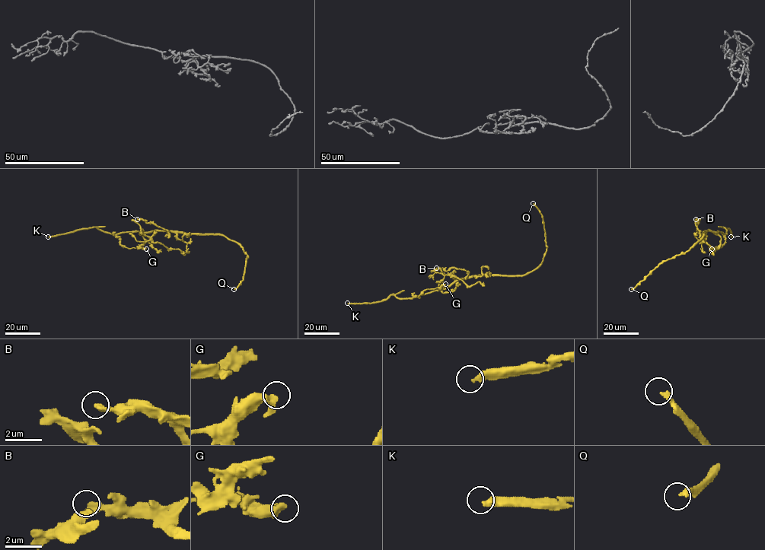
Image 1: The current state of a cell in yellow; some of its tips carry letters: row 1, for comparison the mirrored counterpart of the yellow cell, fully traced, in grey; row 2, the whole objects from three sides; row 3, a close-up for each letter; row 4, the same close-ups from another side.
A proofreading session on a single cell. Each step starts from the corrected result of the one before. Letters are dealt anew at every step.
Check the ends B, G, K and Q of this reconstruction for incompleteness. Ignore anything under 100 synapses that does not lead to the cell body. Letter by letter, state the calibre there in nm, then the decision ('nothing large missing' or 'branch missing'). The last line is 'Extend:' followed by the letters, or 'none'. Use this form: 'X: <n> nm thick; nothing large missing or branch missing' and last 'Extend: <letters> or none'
B: 240 nm thick; nothing large missing
G: 320 nm thick; nothing large missing
K: 360 nm thick; branch missing
Q: 240 nm thick; nothing large missing
Extend: K

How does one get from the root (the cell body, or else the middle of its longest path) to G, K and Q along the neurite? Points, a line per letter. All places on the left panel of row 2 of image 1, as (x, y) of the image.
G: (180, 233), (124, 231), (116, 234), (119, 243), (125, 247), (146, 249)
K: (180, 233), (124, 231), (112, 233), (94, 227), (48, 236)
Q: (180, 233), (221, 233), (242, 247), (247, 255), (243, 279), (234, 289)

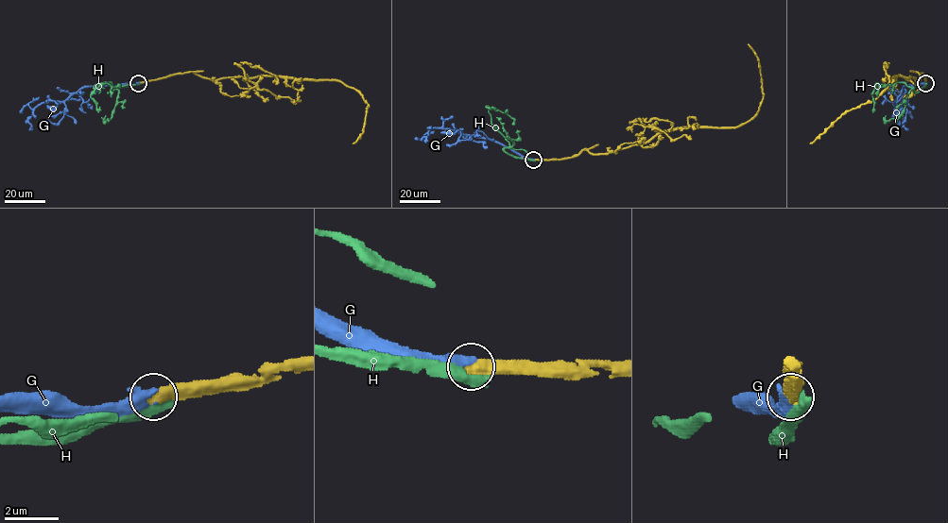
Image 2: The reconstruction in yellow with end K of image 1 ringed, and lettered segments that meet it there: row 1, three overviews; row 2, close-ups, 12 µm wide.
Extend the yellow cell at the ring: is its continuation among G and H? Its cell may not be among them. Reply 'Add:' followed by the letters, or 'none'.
Add: G

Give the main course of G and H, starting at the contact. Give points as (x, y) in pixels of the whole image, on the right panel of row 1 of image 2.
G: (925, 83), (905, 86), (897, 101), (894, 102), (901, 113), (903, 126), (908, 129)
H: (925, 83), (916, 92), (904, 82), (881, 85), (875, 88), (877, 83), (881, 87), (890, 83)

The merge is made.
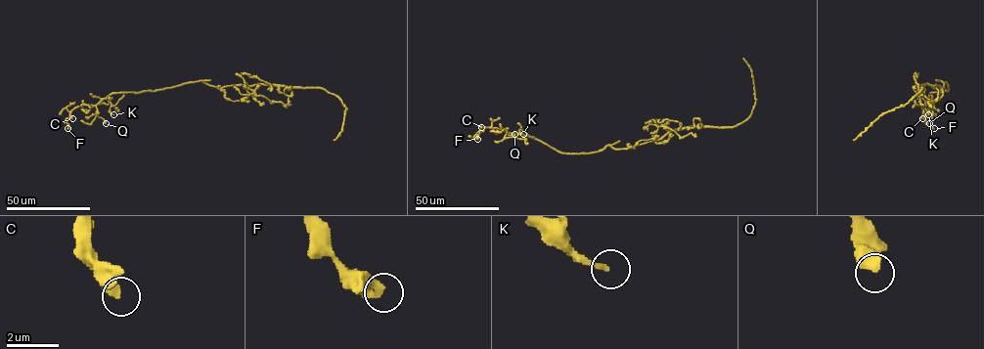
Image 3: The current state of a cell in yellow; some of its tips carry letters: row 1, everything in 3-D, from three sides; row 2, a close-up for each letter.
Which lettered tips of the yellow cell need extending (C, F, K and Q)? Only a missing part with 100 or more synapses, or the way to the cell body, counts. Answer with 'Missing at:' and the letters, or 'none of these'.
Missing at: none of these

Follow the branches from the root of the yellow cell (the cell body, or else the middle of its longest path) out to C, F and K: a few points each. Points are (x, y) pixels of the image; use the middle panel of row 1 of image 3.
C: (636, 146), (621, 149), (605, 146), (588, 153), (559, 152), (530, 137), (481, 127)
F: (636, 146), (605, 146), (588, 153), (559, 152), (530, 137), (491, 127), (482, 127), (475, 135), (477, 139)
K: (636, 146), (621, 149), (605, 146), (588, 153), (566, 153), (517, 133), (520, 129), (523, 134)

